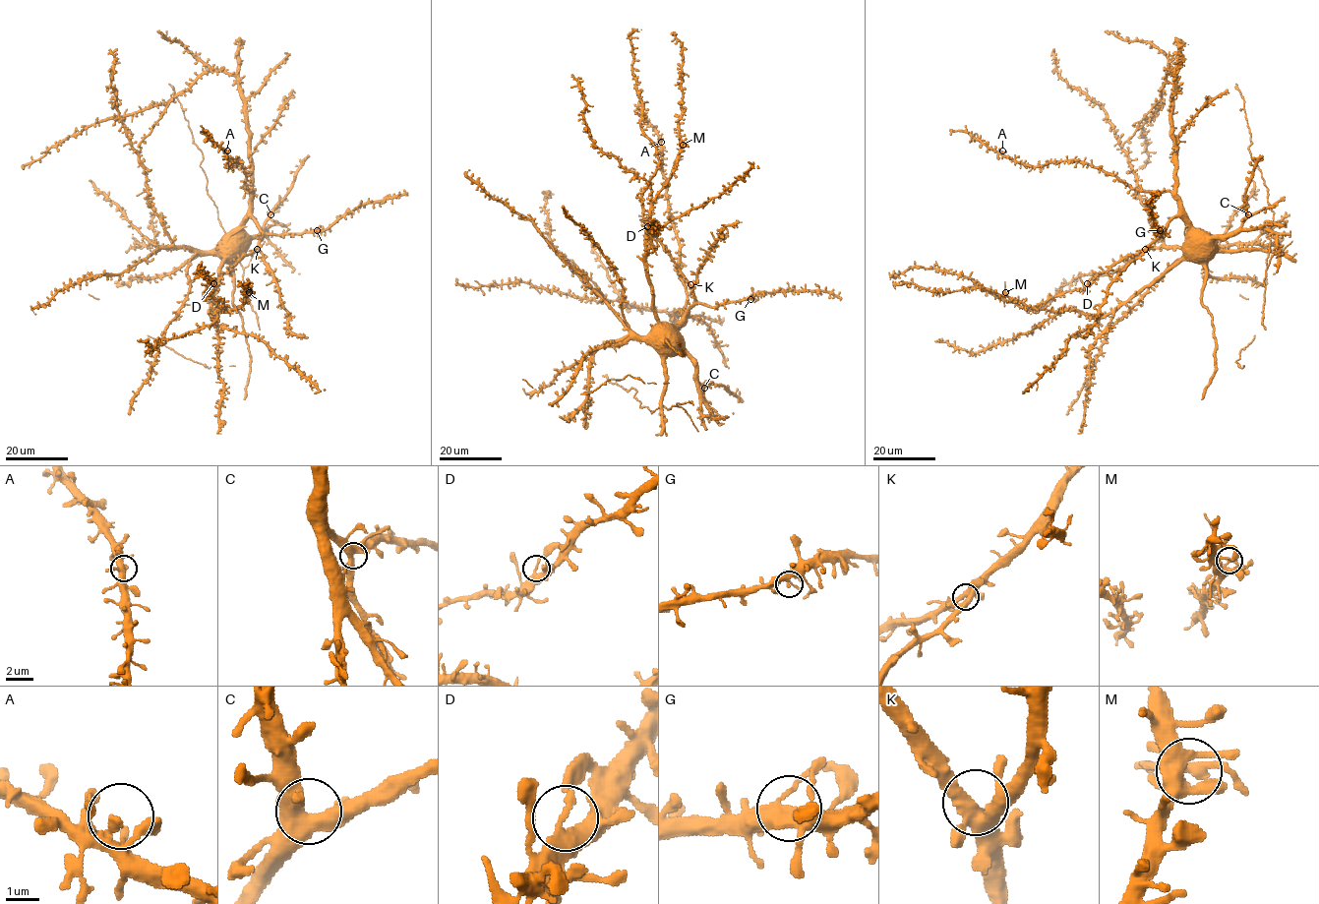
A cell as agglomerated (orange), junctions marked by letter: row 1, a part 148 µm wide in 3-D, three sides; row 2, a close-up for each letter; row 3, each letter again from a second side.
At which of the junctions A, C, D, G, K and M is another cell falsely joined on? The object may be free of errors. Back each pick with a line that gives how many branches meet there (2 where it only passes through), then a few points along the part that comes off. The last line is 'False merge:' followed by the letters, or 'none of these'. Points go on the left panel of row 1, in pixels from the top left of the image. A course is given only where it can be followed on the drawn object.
M: Branches: 4
False merge: M

